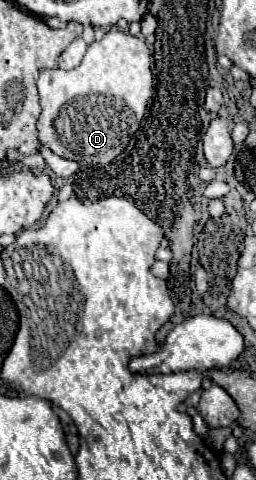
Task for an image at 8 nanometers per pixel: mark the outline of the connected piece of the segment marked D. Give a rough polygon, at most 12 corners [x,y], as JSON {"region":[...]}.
{"region":[[111,28],[41,70],[41,144],[107,166],[155,92],[143,36]]}

